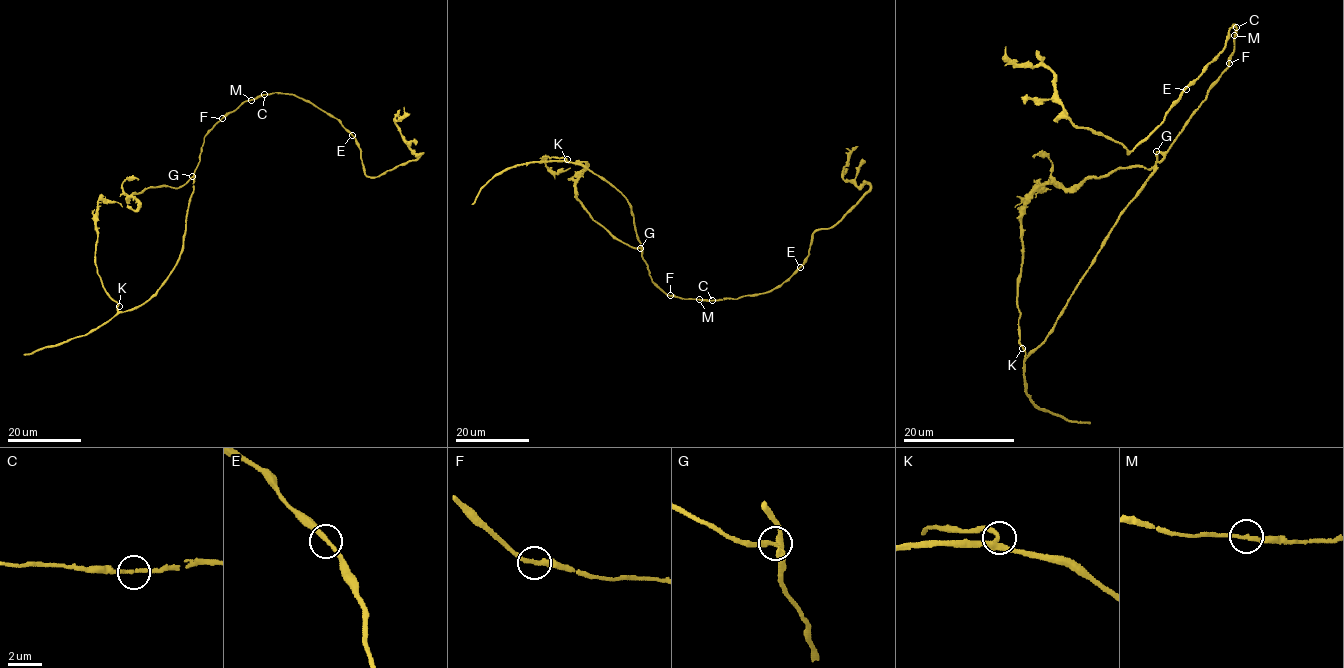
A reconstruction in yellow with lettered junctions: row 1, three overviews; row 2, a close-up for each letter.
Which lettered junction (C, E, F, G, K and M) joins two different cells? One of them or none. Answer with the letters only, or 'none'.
none

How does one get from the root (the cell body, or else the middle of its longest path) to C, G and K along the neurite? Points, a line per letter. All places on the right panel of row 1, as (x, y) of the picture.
C: (1211, 85), (1228, 67), (1236, 27)
G: (1211, 85), (1207, 99), (1174, 142), (1163, 152), (1156, 151)
K: (1211, 85), (1207, 99), (1120, 216), (1051, 331), (1027, 357), (1022, 348)

